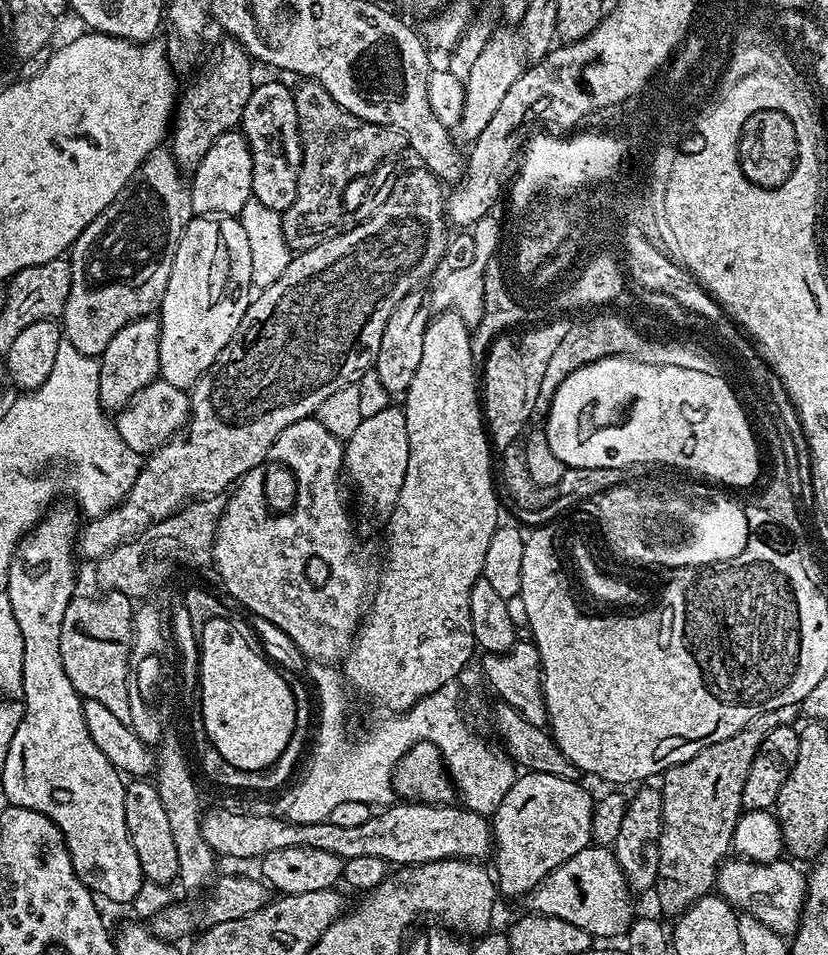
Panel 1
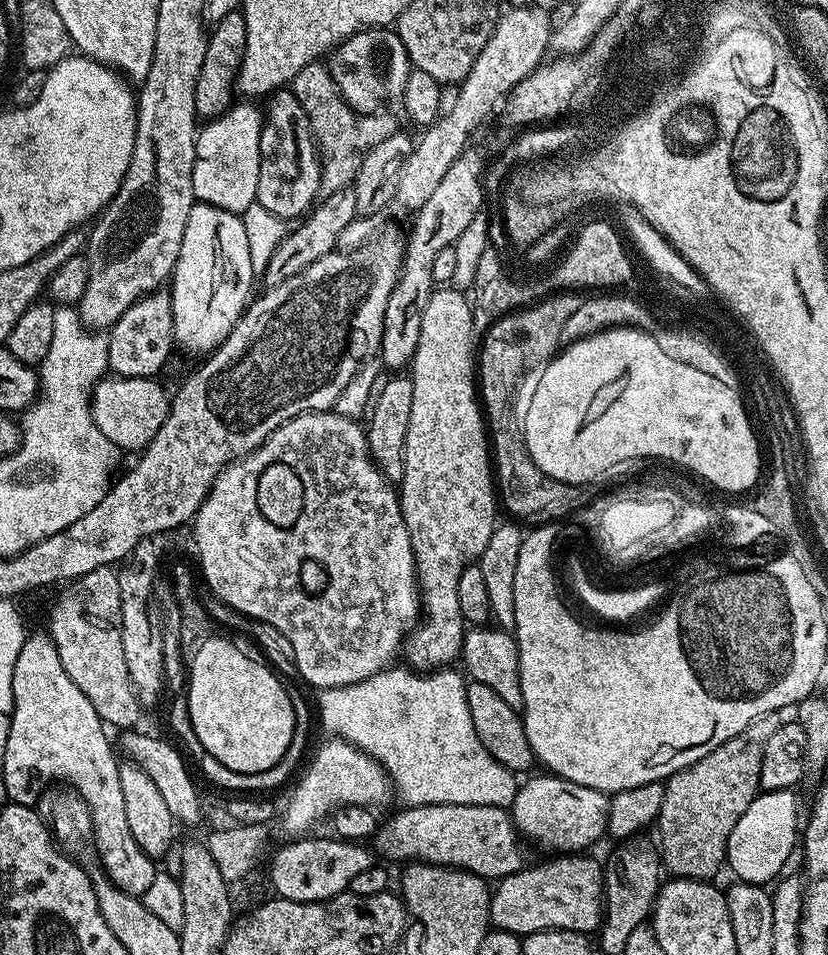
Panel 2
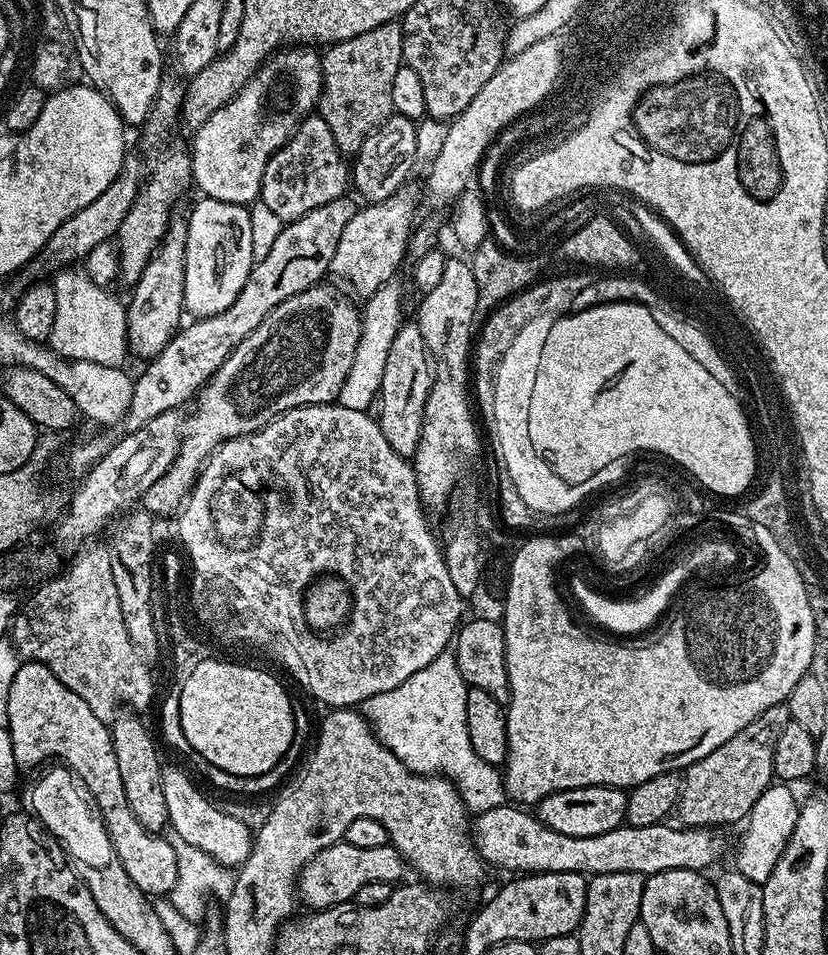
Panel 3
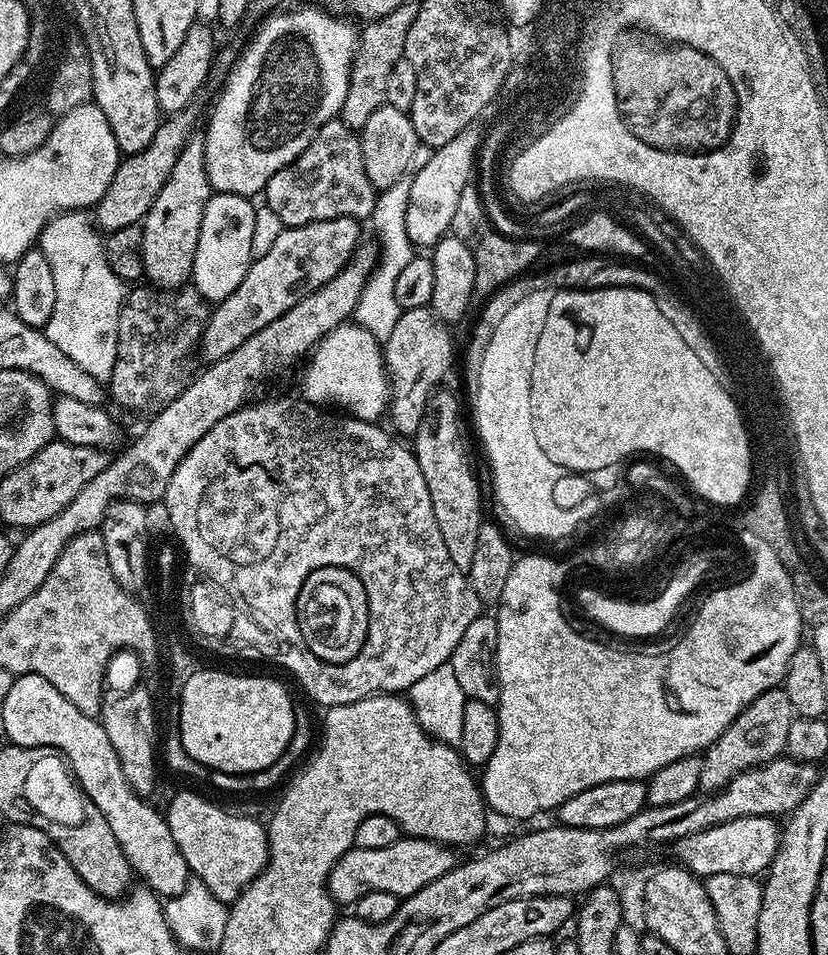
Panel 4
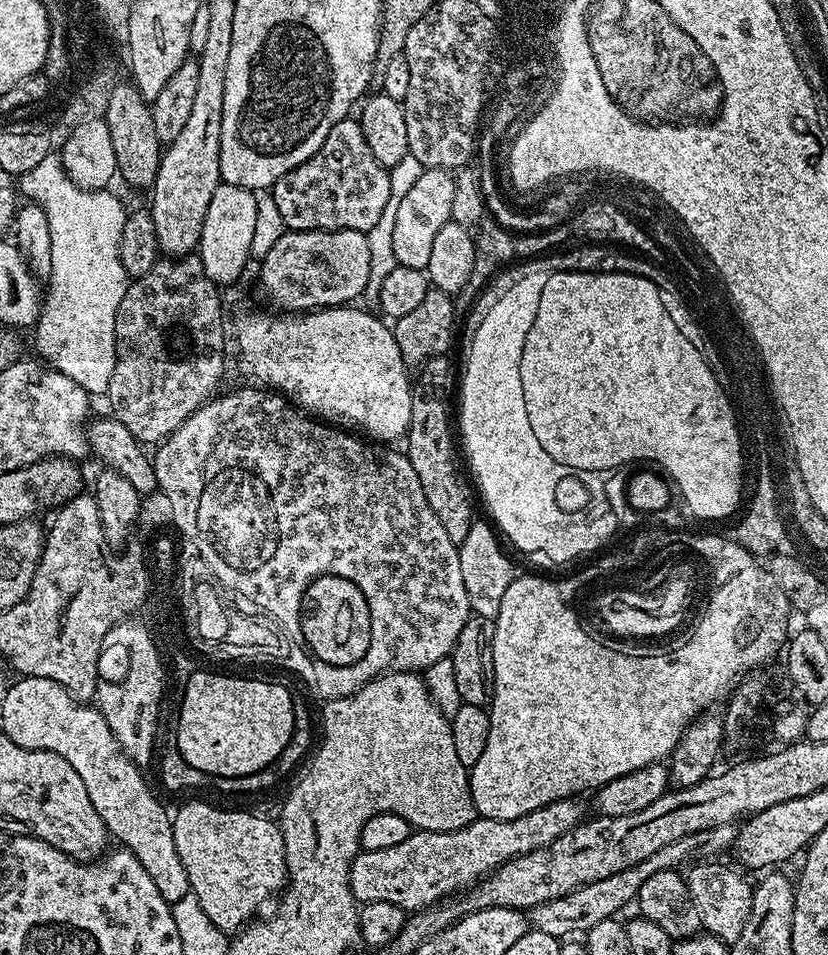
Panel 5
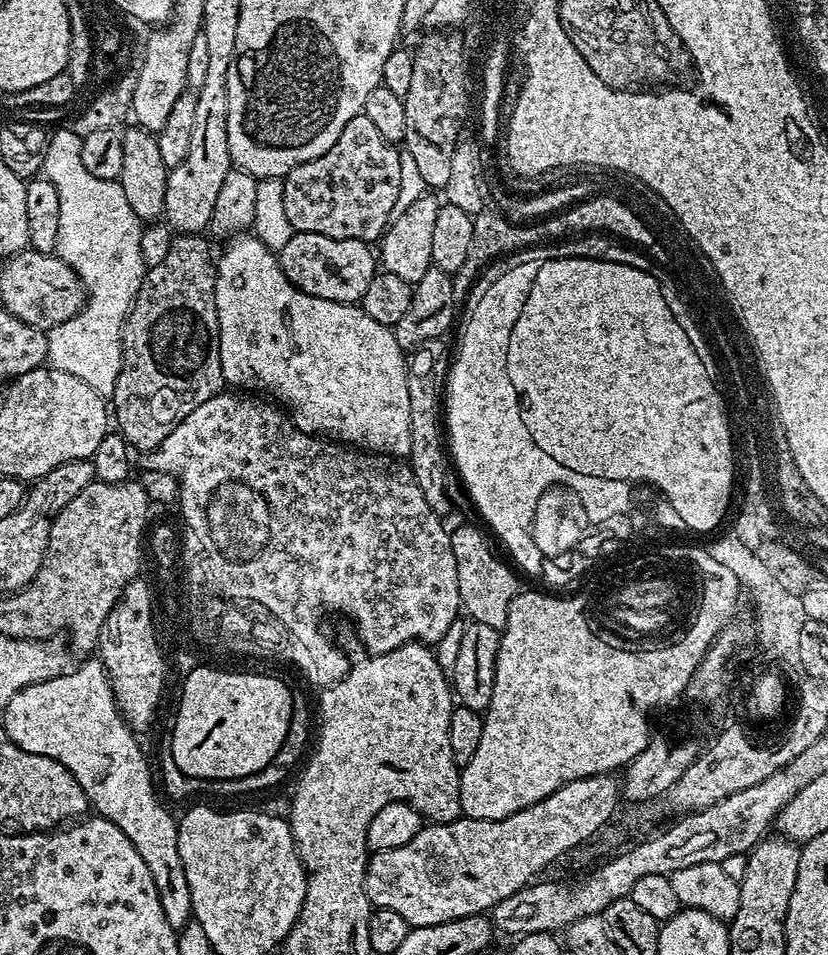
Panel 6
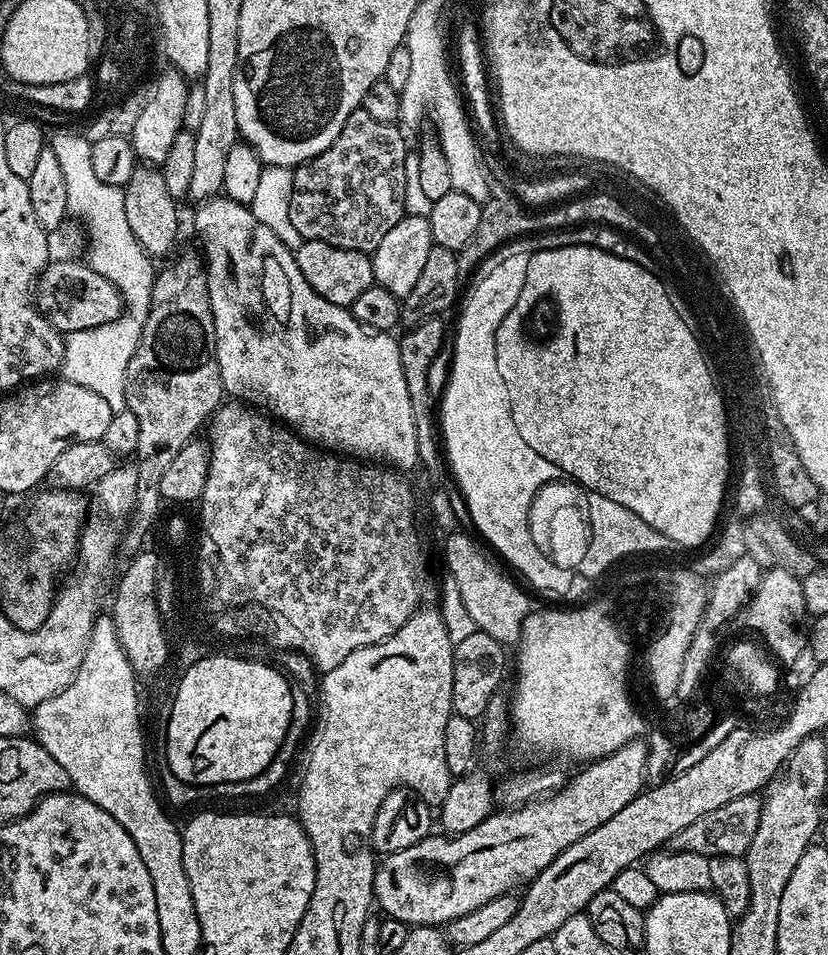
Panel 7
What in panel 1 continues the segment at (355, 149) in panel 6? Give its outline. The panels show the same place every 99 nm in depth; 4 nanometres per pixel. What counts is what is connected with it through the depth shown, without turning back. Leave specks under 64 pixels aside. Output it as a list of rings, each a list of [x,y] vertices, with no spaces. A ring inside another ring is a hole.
[[[276,80],[257,83],[238,125],[252,159],[252,199],[279,213],[285,212],[294,203],[294,198],[298,198],[298,174],[302,170],[298,110],[292,94],[291,87],[287,88]]]

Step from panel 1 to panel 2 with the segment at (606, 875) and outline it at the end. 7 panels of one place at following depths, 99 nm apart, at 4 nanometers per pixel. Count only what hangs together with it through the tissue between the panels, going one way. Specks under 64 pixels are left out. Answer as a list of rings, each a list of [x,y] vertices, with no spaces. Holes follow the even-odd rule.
[[[560,854],[548,858],[545,864],[525,866],[520,872],[504,877],[492,892],[492,905],[488,911],[493,929],[513,932],[521,938],[532,932],[549,932],[551,928],[595,933],[604,919],[604,871],[602,864],[591,860],[588,854]]]

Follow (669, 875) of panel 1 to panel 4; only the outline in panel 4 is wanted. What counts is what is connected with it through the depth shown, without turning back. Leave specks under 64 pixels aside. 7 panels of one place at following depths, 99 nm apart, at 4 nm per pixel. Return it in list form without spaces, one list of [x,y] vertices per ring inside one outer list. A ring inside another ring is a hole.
[[[783,687],[771,688],[754,698],[754,702],[750,702],[750,706],[746,706],[746,710],[742,710],[742,714],[738,714],[730,726],[726,726],[724,733],[709,748],[704,749],[699,791],[704,794],[721,791],[747,768],[756,768],[785,755],[786,734],[793,719],[790,698],[784,693]]]

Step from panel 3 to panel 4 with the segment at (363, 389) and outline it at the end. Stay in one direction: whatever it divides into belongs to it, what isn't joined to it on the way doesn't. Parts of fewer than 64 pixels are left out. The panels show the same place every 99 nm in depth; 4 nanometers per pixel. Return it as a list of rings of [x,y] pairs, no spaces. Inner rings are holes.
[[[412,172],[402,174],[394,186],[383,189],[377,195],[376,205],[370,217],[370,225],[376,231],[374,237],[378,245],[378,259],[376,269],[368,275],[366,286],[358,298],[358,306],[354,313],[355,323],[361,324],[366,331],[374,334],[374,338],[381,342],[390,338],[394,325],[398,322],[402,309],[398,306],[396,287],[398,274],[412,261],[414,246],[410,242],[410,234],[406,234],[406,202],[410,202],[410,186]]]

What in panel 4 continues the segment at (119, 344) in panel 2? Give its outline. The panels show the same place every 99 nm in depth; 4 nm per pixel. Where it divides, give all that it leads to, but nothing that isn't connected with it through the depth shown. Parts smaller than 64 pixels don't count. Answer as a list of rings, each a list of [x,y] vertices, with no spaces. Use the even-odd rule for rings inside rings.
[[[193,134],[178,154],[178,162],[174,162],[174,170],[170,170],[170,178],[166,178],[166,186],[158,190],[154,206],[150,206],[142,221],[141,262],[144,267],[143,275],[149,285],[161,290],[177,290],[183,289],[189,283],[194,266],[194,254],[198,250],[198,234],[202,230],[202,214],[206,210],[206,202],[213,194],[210,178],[206,178],[204,142],[199,135]]]

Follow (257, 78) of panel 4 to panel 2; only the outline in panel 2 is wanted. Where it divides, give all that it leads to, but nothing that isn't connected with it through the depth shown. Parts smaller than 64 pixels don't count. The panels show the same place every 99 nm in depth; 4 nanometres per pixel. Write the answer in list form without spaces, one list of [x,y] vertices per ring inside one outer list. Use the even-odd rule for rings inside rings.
[[[236,102],[228,111],[209,119],[208,124],[199,129],[196,138],[196,157],[194,158],[194,194],[201,204],[209,204],[227,212],[242,214],[256,203],[258,190],[258,170],[260,169],[260,131],[264,128],[261,109],[256,109],[252,102]]]

